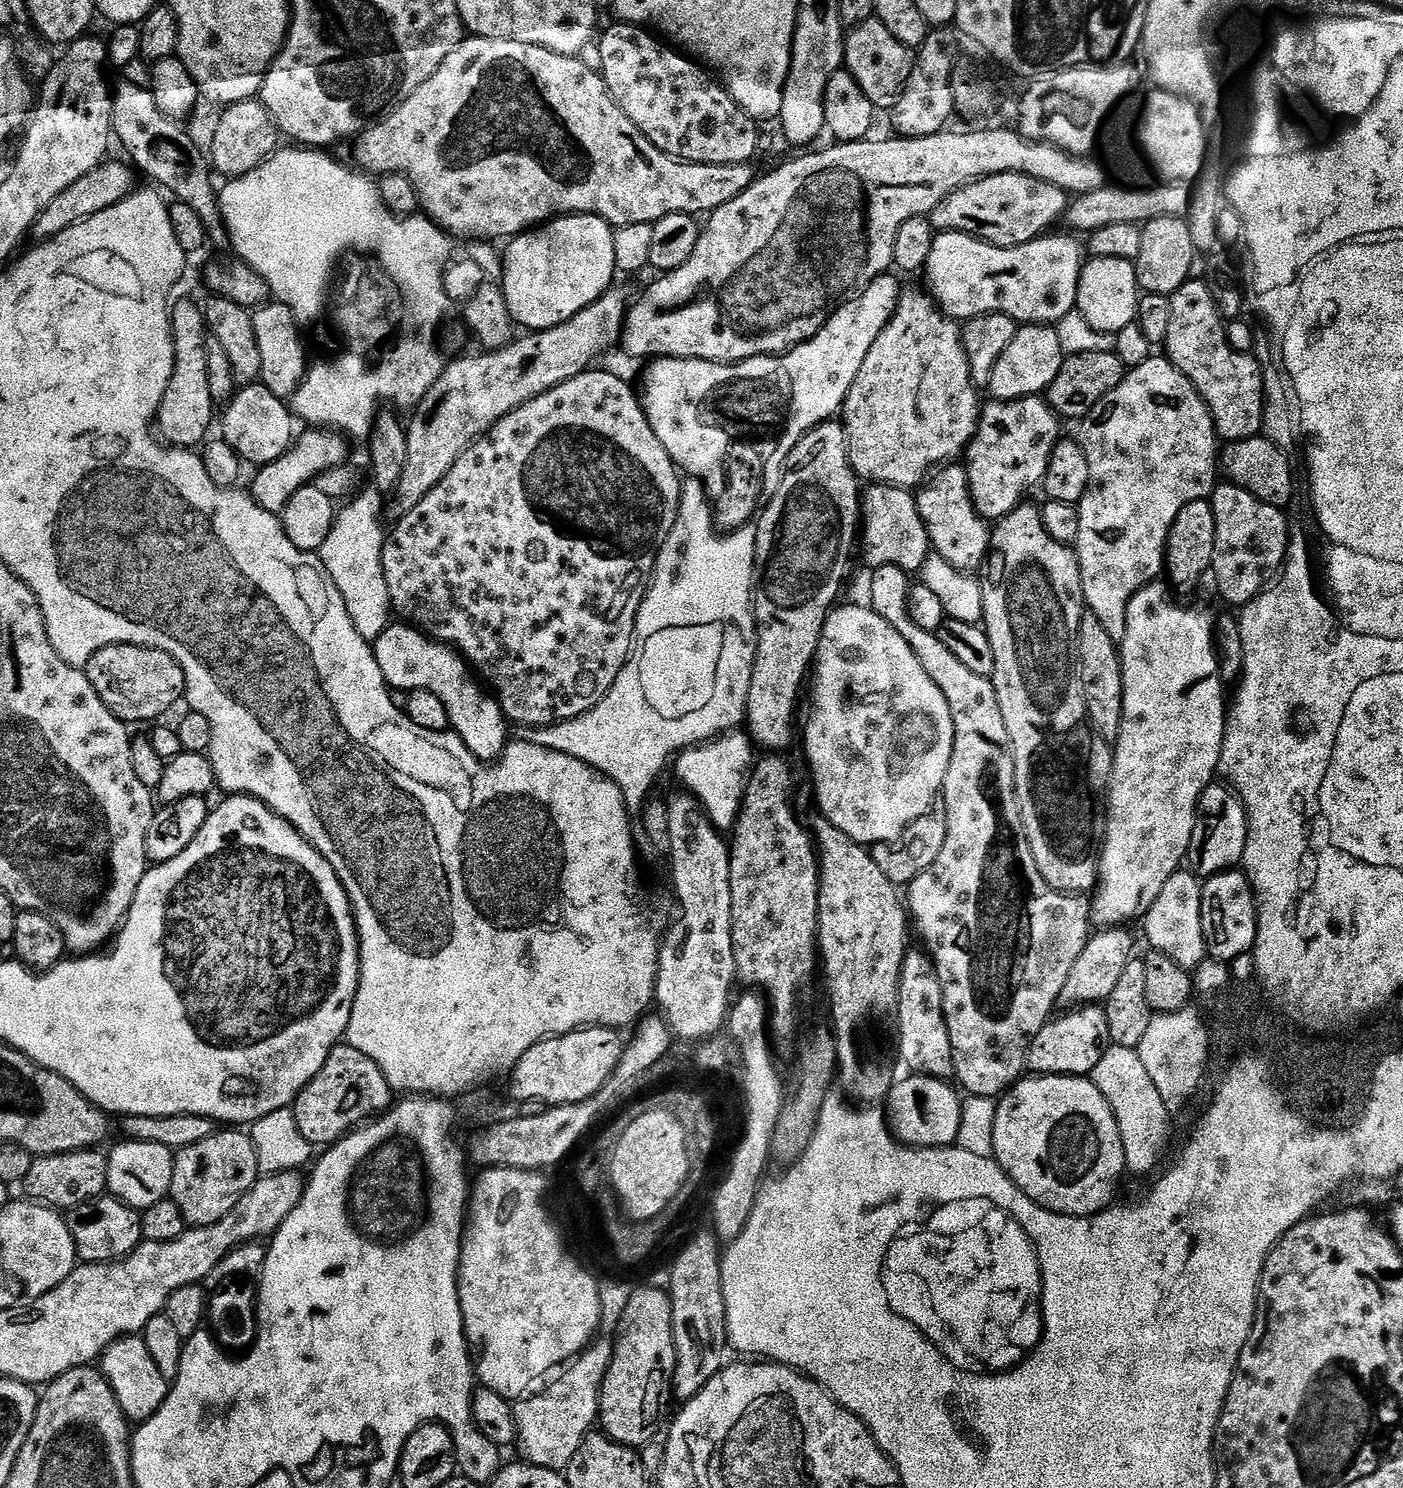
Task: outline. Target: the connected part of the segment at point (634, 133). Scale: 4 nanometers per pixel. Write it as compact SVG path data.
M473 35L461 40L459 46L442 62L442 66L438 66L433 76L426 82L422 82L422 86L414 89L409 96L403 97L383 117L382 122L365 128L361 135L355 137L355 144L357 160L355 163L365 173L397 172L402 174L414 186L419 200L418 208L423 215L453 237L465 236L468 240L480 240L476 242L515 238L520 233L535 229L557 216L573 214L597 216L617 229L635 224L652 226L662 217L679 212L711 214L726 202L738 198L738 194L745 192L758 176L758 172L752 169L751 163L690 164L686 160L678 160L675 156L668 156L662 150L658 150L632 125L630 118L622 114L620 107L613 102L612 95L605 90L604 81L599 75L590 71L576 56L554 54L554 50L546 50L542 46L530 46L526 42Z

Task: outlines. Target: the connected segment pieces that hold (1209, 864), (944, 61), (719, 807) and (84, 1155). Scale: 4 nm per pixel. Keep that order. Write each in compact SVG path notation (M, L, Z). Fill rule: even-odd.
M1219 783L1209 784L1204 790L1204 795L1200 797L1196 824L1192 827L1192 840L1188 843L1187 855L1190 860L1192 856L1191 871L1200 878L1215 876L1217 872L1229 871L1244 859L1248 811L1244 809L1244 804L1235 791Z
M936 26L931 29L926 38L926 42L918 49L914 56L912 73L904 83L904 91L901 92L896 103L890 109L892 115L892 128L897 137L911 138L913 136L929 136L935 132L945 131L947 122L951 116L954 116L953 98L952 98L952 74L956 60L956 36L957 33L948 26Z
M733 730L705 743L683 749L675 757L677 778L688 784L687 791L696 797L700 807L717 829L728 830L735 825L736 816L744 802L746 773L754 764L752 751L754 745L751 739L743 731Z
M97 1149L67 1152L62 1155L35 1157L22 1181L25 1197L57 1210L71 1210L84 1201L103 1195L108 1187L107 1155Z

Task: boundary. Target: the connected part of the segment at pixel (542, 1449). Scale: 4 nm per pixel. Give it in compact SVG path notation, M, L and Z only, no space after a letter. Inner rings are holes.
M598 1344L581 1352L571 1365L573 1368L569 1372L561 1371L561 1376L545 1392L517 1399L512 1404L512 1417L516 1423L514 1444L520 1447L524 1455L521 1457L527 1463L539 1468L567 1469L568 1463L580 1449L580 1443L593 1431L600 1414L600 1384L610 1359L609 1345Z

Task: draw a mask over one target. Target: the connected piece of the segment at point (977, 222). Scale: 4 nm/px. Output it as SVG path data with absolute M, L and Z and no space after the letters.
M994 174L983 176L980 180L973 180L970 184L963 184L955 192L941 200L940 205L930 214L933 229L940 232L969 232L988 244L999 248L1017 248L1028 244L1031 240L1045 235L1055 220L1059 221L1064 215L1065 208L1070 203L1069 193L1063 192L1058 186L1042 182L1038 178L1030 178L1022 174Z

